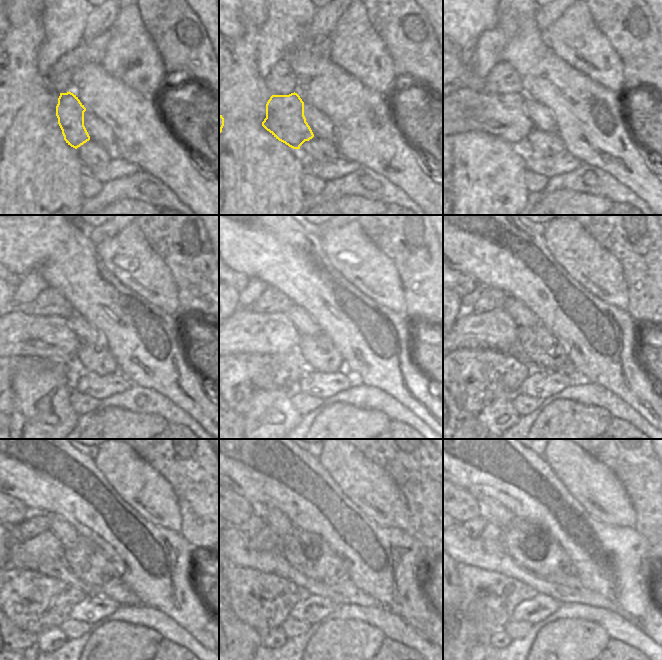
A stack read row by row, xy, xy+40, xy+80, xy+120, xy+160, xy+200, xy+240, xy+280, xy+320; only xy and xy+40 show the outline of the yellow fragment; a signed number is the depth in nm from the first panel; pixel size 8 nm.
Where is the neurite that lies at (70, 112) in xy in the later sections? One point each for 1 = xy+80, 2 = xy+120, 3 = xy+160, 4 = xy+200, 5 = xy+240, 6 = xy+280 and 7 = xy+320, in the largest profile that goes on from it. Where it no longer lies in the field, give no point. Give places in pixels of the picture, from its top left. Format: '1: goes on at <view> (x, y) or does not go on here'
1: goes on at xy+80 (503, 115)
2: goes on at xy+120 (16, 333)
3: goes on at xy+160 (245, 331)
4: goes on at xy+200 (496, 330)
5: goes on at xy+240 (24, 553)
6: goes on at xy+280 (272, 542)
7: goes on at xy+320 (497, 537)

